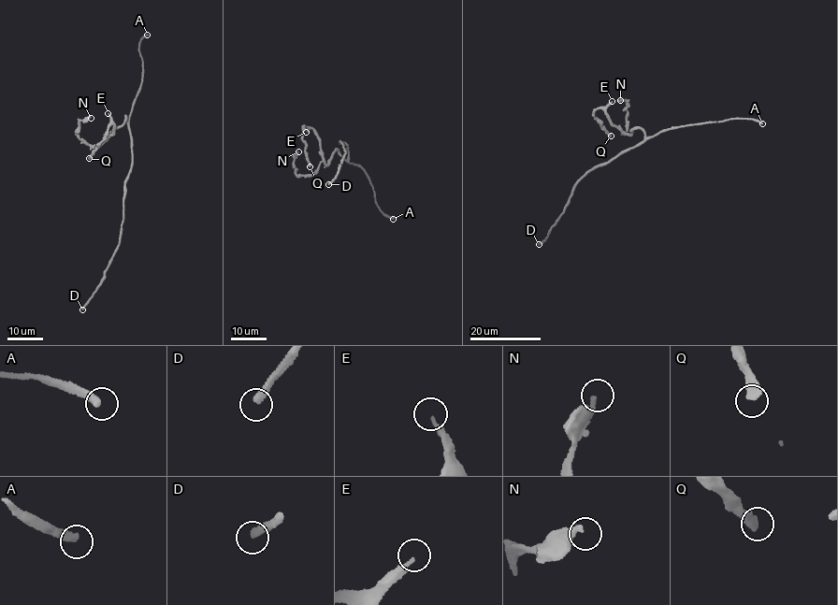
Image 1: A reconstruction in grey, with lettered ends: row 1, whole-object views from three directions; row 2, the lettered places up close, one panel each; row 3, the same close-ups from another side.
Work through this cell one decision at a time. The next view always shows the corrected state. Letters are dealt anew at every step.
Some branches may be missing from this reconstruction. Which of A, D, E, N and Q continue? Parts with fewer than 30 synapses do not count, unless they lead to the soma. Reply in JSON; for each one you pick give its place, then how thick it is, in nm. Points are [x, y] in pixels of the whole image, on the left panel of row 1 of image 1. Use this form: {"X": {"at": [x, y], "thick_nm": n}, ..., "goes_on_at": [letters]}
{"A": {"at": [147, 35], "thick_nm": 360}, "E": {"at": [108, 113], "thick_nm": 240}, "goes_on_at": ["A", "E"]}

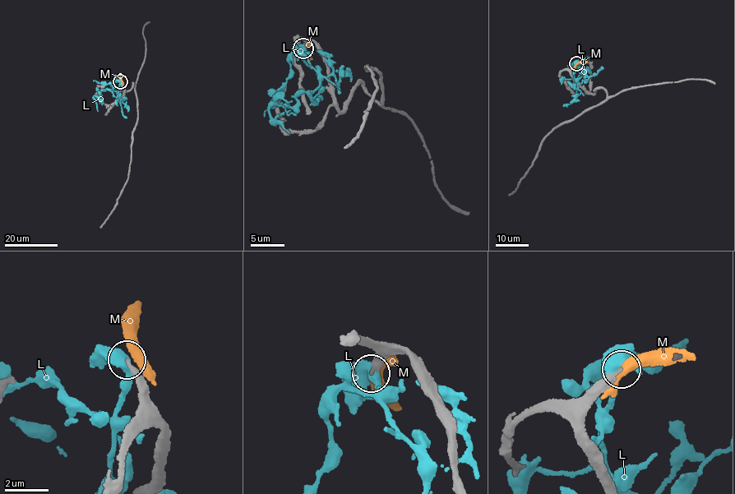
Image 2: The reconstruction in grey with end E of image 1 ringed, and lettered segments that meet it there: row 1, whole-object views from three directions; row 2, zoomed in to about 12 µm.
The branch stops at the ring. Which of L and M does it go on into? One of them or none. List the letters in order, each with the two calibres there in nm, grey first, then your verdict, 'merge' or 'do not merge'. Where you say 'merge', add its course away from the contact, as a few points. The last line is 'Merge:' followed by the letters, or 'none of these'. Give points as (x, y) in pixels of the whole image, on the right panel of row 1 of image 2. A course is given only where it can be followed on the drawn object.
L: 400/440 nm | do not merge
M: 440/550 nm | do not merge
Merge: none of these

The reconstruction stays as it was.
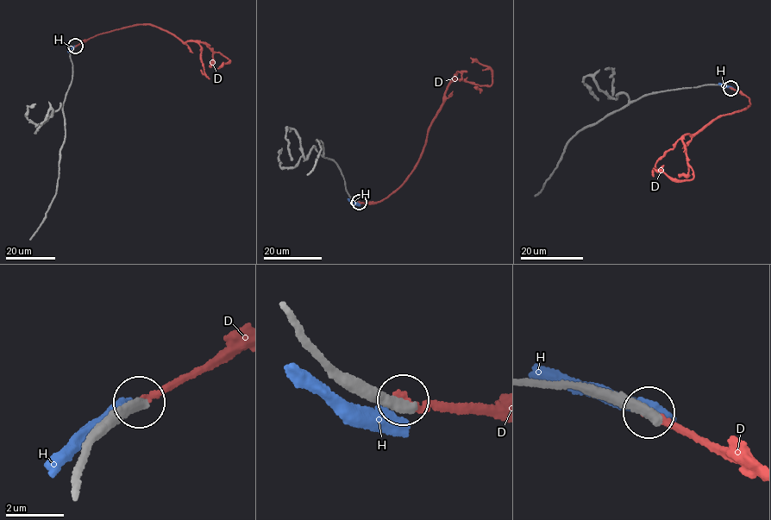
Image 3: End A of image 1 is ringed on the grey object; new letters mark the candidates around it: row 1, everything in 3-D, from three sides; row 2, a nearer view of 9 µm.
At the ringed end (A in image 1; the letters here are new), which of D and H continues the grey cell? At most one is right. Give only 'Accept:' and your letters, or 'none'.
Accept: D

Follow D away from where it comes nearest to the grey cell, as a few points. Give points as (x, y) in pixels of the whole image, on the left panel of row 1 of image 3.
D: (76, 46), (99, 34), (147, 24), (183, 43), (202, 42), (218, 52), (230, 61), (219, 67)

